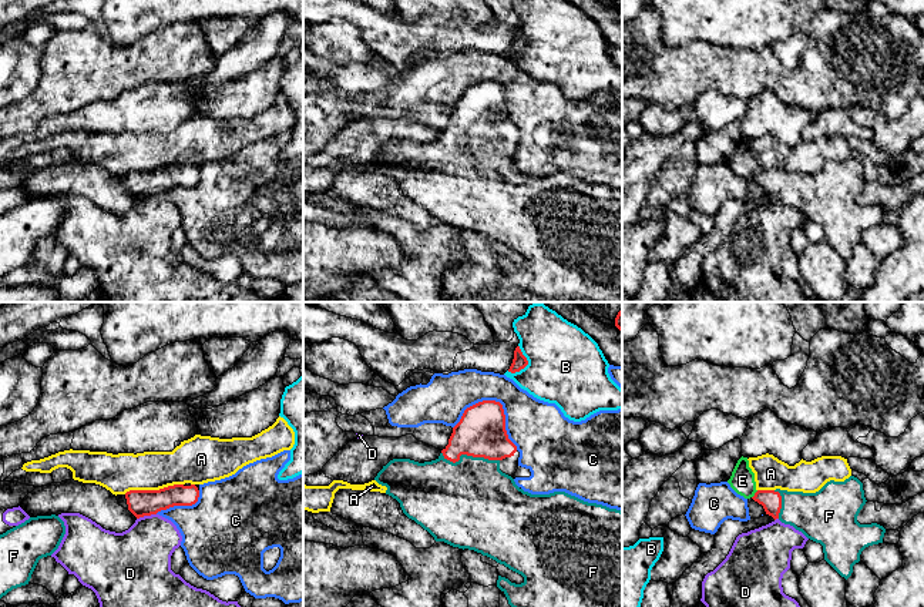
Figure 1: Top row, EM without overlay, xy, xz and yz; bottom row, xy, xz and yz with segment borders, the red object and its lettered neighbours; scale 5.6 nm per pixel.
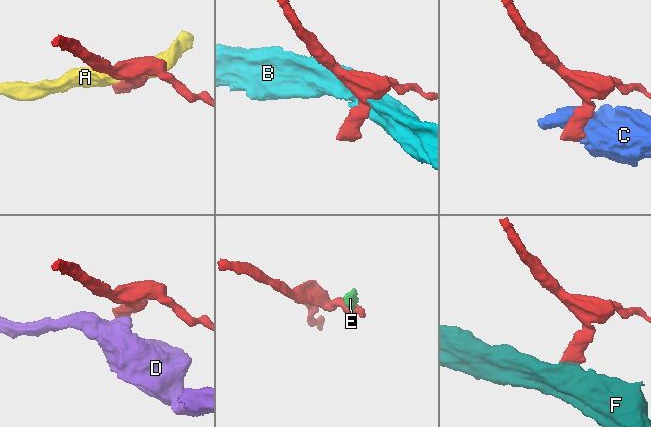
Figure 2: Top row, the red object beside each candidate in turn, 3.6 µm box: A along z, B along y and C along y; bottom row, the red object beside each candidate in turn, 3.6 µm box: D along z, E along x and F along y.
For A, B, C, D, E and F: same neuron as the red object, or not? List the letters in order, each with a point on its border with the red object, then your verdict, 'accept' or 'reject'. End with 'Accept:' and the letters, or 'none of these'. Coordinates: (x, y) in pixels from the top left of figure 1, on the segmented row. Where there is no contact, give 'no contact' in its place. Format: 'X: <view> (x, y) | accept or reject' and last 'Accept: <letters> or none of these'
A: xy (153, 490) | reject
B: xz (527, 362) | reject
C: xz (497, 402) | reject
D: xy (145, 515) | reject
E: yz (755, 495) | reject
F: xz (469, 455) | accept
Accept: F

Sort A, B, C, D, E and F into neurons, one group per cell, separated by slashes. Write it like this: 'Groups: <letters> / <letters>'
Groups: A E / B / C / D / F

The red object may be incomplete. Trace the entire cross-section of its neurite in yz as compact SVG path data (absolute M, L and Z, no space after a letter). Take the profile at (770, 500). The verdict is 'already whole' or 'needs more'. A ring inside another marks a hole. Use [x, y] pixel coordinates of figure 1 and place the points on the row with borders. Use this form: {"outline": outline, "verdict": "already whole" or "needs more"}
{"outline": "M854 476L844 482L830 480L816 493L757 490L752 499L775 520L820 543L824 560L846 580L860 561L861 551L883 543L883 526L857 522L867 500L863 483Z", "verdict": "needs more"}

